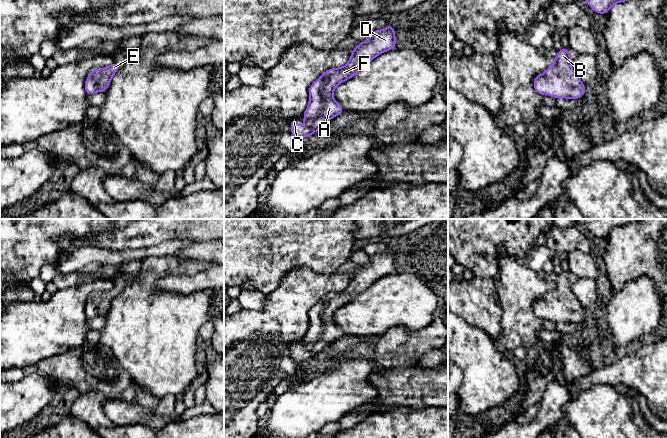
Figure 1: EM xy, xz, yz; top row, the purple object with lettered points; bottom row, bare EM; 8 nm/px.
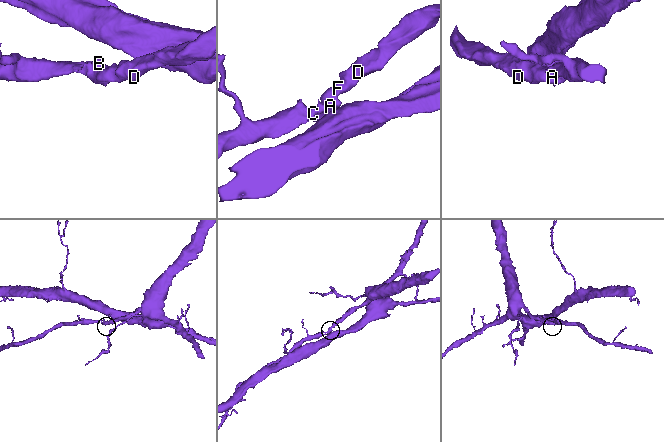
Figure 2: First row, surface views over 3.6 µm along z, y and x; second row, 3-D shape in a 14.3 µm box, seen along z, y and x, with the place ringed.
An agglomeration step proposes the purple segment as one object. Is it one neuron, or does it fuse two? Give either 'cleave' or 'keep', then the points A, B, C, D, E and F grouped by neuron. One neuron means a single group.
keep; A B C D E F

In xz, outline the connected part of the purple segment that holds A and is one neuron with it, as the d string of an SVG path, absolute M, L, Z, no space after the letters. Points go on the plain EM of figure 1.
M388 247L386 253L370 257L370 262L360 266L351 276L349 285L340 292L325 295L309 311L309 328L304 335L304 350L298 351L298 343L290 345L291 358L295 363L309 361L335 340L344 336L343 331L333 322L334 313L354 301L376 280L395 273L395 253Z

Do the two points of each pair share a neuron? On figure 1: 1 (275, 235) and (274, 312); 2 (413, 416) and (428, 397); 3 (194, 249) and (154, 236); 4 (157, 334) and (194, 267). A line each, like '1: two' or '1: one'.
1: two
2: two
3: two
4: one

